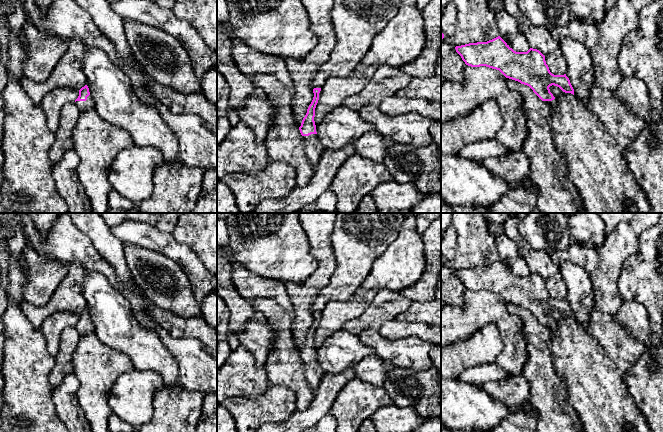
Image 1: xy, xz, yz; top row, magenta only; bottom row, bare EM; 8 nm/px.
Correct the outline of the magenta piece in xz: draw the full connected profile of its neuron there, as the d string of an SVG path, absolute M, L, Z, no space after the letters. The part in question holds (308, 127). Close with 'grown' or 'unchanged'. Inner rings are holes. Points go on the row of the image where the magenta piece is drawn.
M314 88L314 97L307 109L307 113L302 120L301 126L299 127L300 133L304 139L305 152L308 156L309 162L313 168L315 168L325 150L321 144L314 121L315 108L319 100L319 93L321 88Z | grown

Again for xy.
M85 85L79 90L79 96L75 100L75 104L80 110L80 112L95 108L94 99L90 95L89 88L87 85Z | grown

